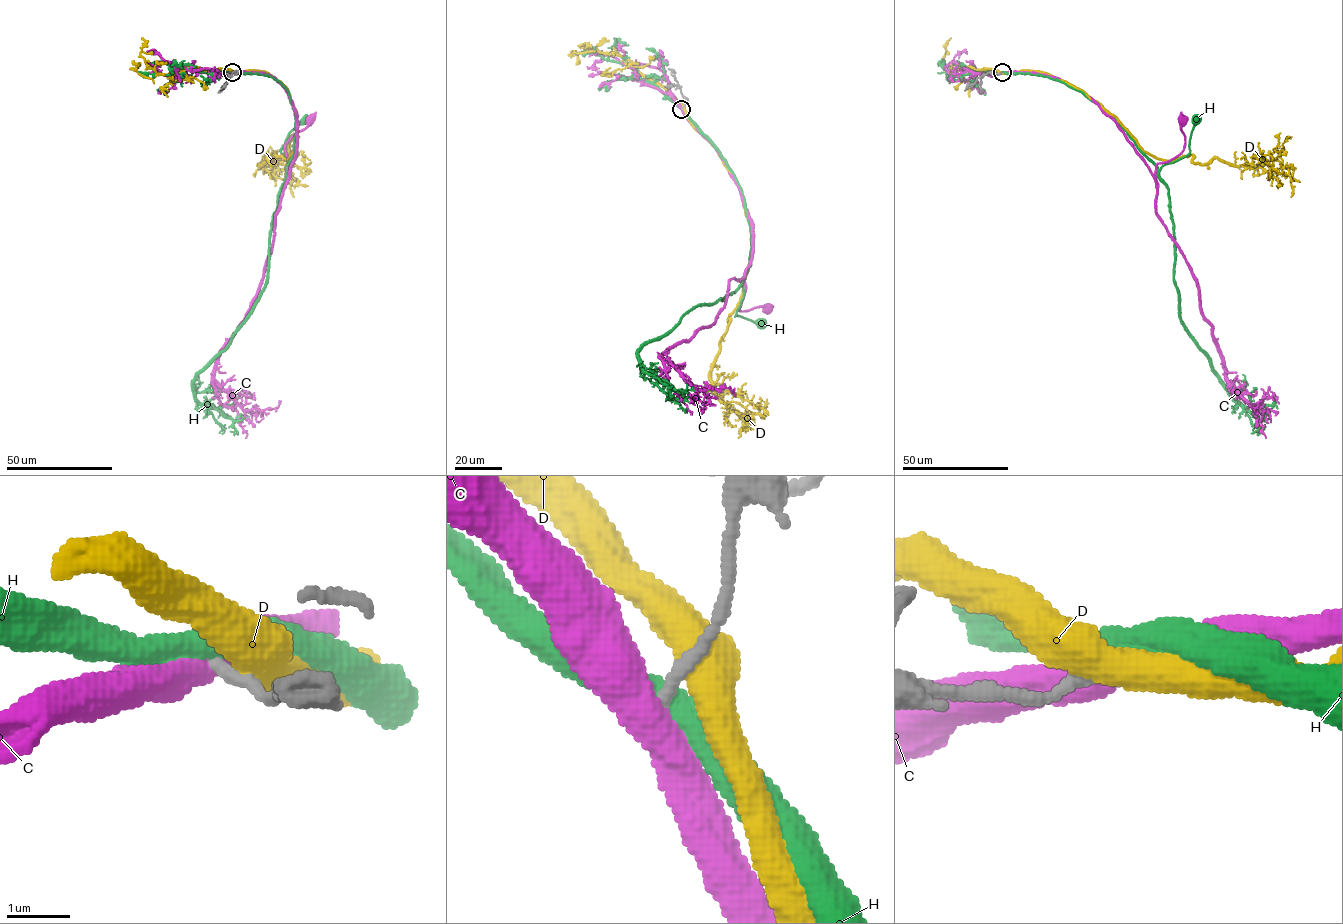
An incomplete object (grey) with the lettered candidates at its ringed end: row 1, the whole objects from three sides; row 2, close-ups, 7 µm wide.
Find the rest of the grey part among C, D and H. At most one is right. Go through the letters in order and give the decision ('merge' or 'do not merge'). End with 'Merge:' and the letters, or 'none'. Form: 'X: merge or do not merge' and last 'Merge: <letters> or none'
C: do not merge
D: do not merge
H: do not merge
Merge: none

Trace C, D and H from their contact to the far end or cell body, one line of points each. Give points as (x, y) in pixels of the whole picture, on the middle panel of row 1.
C: (682, 108), (683, 115), (725, 164), (751, 221), (752, 257), (742, 278), (745, 291), (739, 309), (767, 308)
D: (683, 106), (739, 189), (751, 225), (743, 293), (728, 318), (710, 373), (715, 395), (749, 427)
H: (682, 108), (717, 150), (741, 190), (751, 254), (741, 285), (744, 297), (735, 316), (762, 324)

